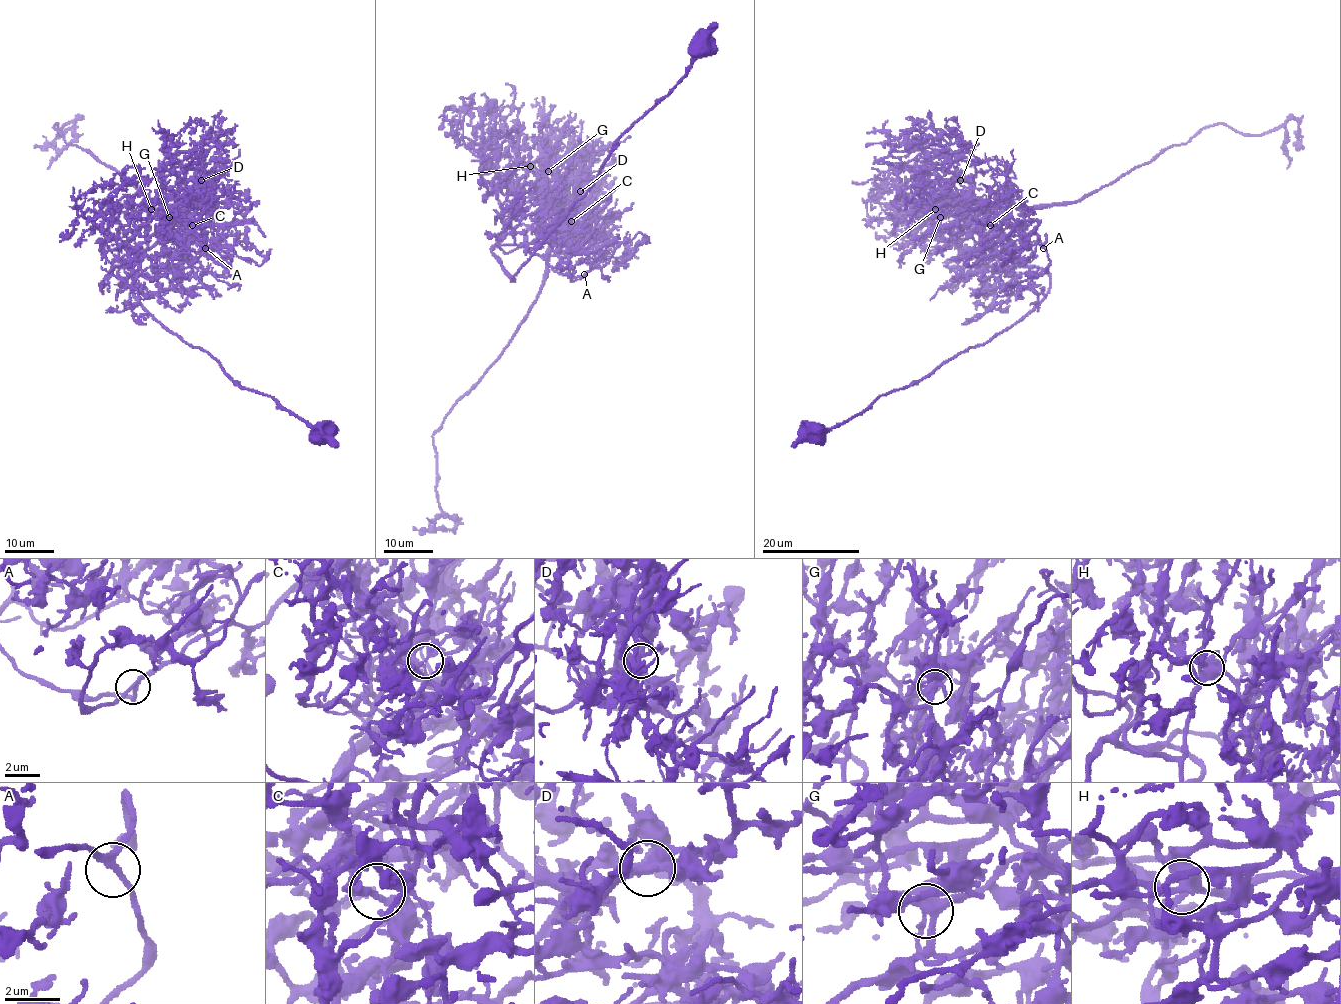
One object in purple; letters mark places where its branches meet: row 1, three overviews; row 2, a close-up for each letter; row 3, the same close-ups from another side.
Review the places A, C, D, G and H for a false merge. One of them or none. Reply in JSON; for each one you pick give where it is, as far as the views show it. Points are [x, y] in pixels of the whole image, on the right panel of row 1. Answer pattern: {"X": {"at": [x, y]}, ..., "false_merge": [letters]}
{"C": {"at": [990, 225]}, "false_merge": ["C"]}

